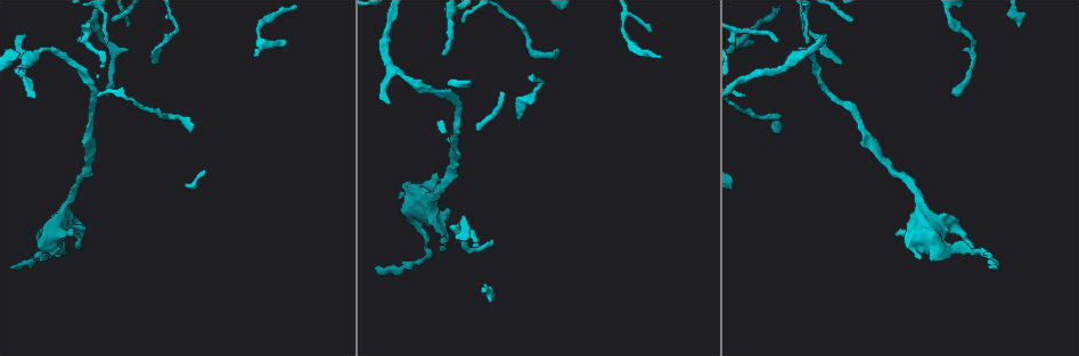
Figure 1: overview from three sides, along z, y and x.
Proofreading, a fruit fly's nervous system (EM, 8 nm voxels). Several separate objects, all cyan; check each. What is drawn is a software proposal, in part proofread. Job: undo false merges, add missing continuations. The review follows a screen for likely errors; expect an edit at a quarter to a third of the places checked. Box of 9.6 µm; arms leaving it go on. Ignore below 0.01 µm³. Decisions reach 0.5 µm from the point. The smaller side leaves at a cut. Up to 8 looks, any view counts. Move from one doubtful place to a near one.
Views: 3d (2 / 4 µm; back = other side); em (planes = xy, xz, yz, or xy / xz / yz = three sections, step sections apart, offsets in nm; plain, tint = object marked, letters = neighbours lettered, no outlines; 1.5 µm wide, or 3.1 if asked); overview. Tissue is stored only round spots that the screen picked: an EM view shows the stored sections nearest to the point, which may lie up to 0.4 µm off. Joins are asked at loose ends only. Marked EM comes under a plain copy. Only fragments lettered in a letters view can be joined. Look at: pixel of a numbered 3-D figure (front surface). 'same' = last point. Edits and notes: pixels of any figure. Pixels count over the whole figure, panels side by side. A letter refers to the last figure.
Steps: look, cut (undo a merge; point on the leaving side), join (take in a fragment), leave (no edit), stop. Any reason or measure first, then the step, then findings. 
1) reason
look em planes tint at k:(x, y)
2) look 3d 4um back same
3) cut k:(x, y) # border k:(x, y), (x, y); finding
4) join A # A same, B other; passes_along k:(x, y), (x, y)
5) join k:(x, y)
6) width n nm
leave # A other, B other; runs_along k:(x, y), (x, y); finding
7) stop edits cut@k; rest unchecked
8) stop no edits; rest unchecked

branch stops here
look 3d 4um back at 1:(826, 37)

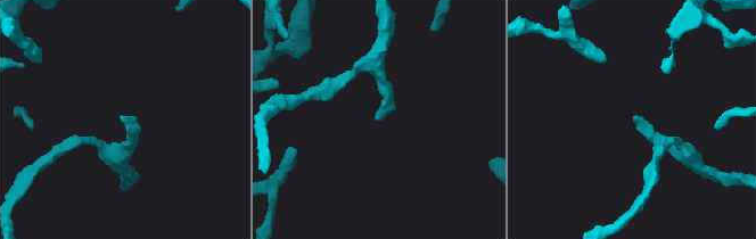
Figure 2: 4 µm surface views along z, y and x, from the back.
look em xy step 4 letters at 2:(122, 116)

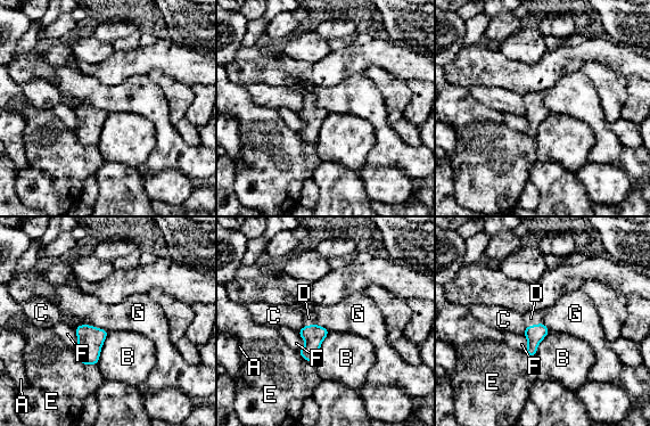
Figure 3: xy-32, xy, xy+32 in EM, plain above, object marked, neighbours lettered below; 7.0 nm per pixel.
another direction
look em planes letters same

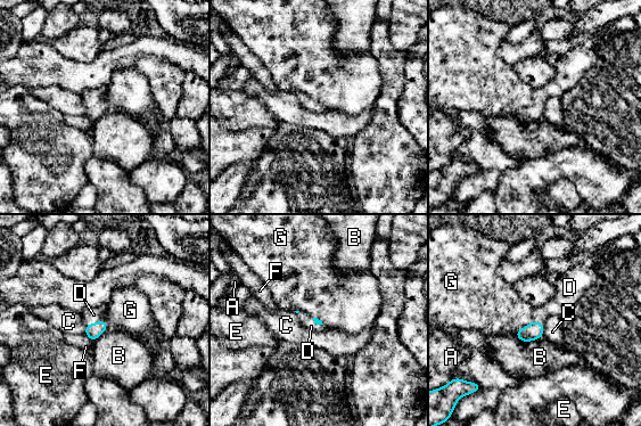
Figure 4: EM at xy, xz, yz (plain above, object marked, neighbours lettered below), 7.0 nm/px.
join D # A other, B other, C other, D same, E other, F other, G other; passes_along 4:(93, 330), (95, 322), (90, 316); it goes on there

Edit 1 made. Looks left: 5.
branch stops here
look em planes letters at 1:(98, 95)

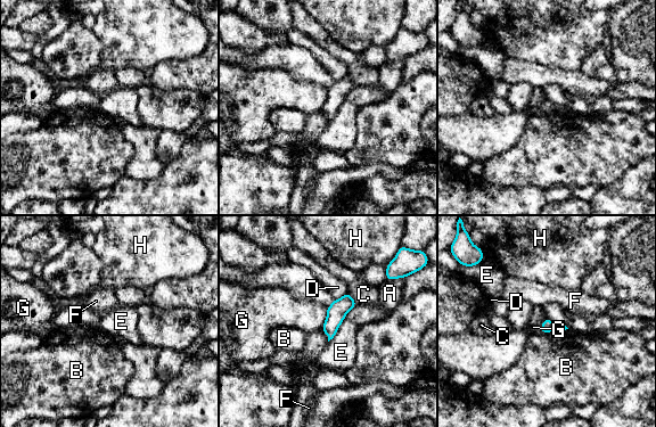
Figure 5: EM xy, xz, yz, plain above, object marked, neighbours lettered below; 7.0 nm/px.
width 90 nm
leave # A other, B other, C other, D other, E other, F other, G other, H other; border 5:(327, 308), (327, 317), (320, 328); no lettered fragment goes on from it

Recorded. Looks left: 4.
free end
look 3d 4um at 1:(956, 95)

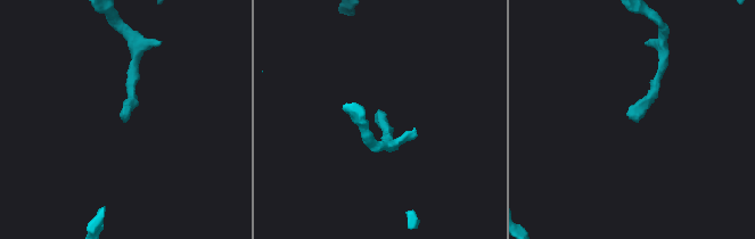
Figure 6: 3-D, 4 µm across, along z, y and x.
now the EM
look em yz step 4 tint at 6:(633, 116)

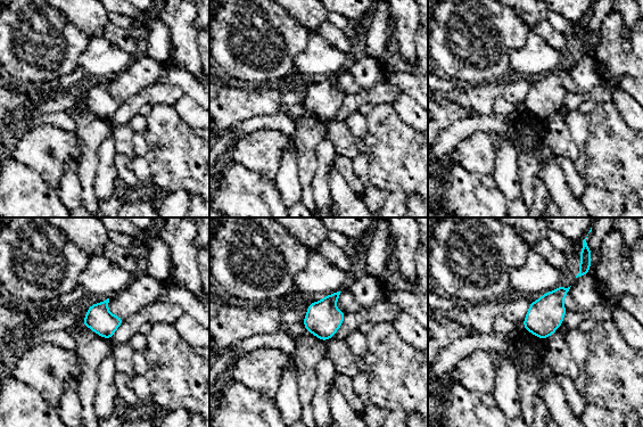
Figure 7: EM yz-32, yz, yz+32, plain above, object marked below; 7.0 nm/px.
another direction
look em planes letters same

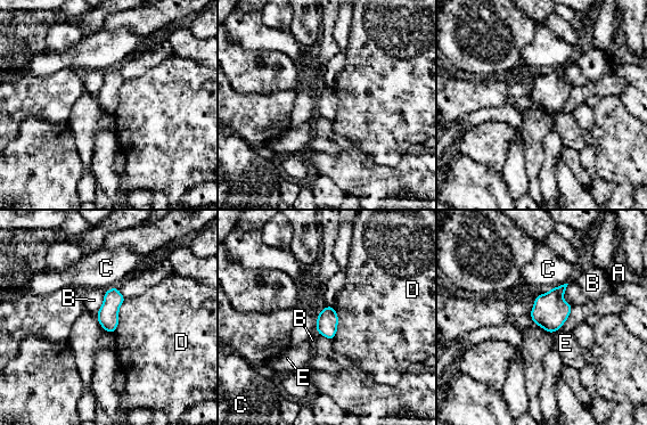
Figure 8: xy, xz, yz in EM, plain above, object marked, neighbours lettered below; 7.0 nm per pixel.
longest_contact D 260 nm
leave # A other, B other, C other, D other, E other; border 8:(125, 299), (112, 333); no lettered fragment goes on from it

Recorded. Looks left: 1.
stop edits join@4; rest unchecked

